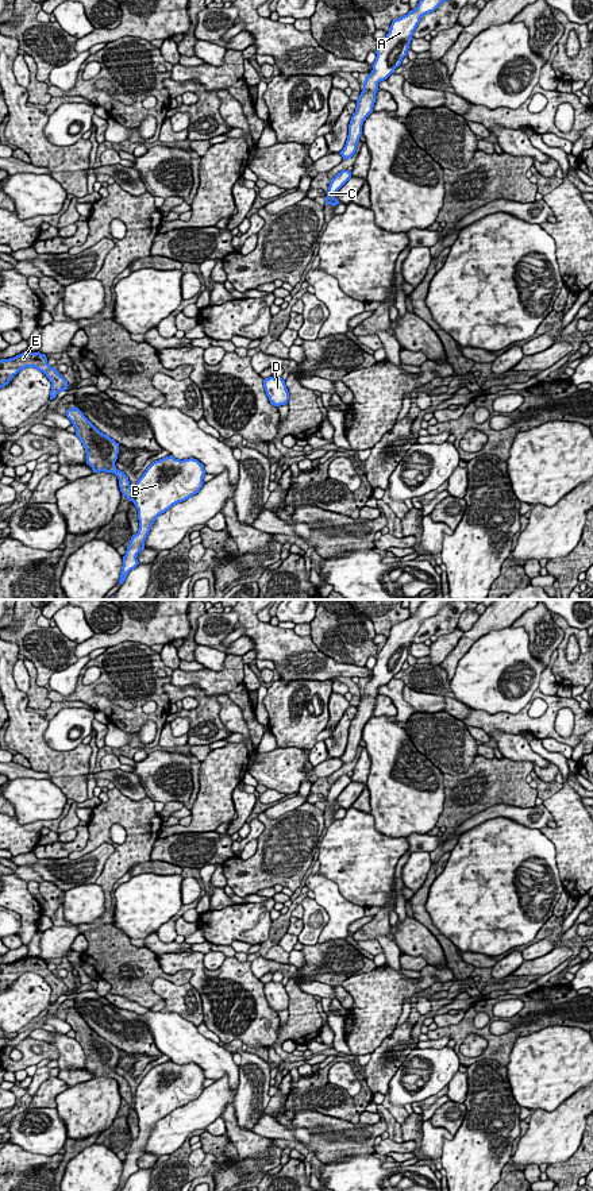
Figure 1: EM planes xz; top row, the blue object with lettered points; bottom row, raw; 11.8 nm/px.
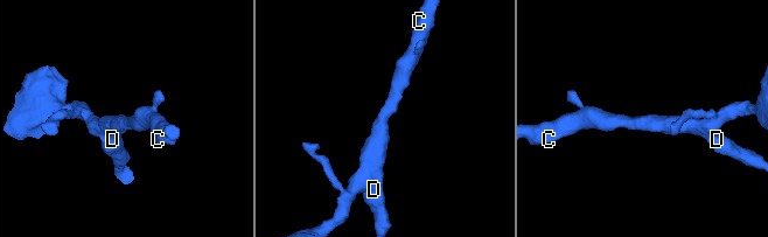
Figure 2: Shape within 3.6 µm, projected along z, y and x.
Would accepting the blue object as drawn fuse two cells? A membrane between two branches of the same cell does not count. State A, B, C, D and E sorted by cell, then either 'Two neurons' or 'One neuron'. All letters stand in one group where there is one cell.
Groups: A B C D / E. Two neurons

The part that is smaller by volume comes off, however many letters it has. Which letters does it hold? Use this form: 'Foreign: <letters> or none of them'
Foreign: E

